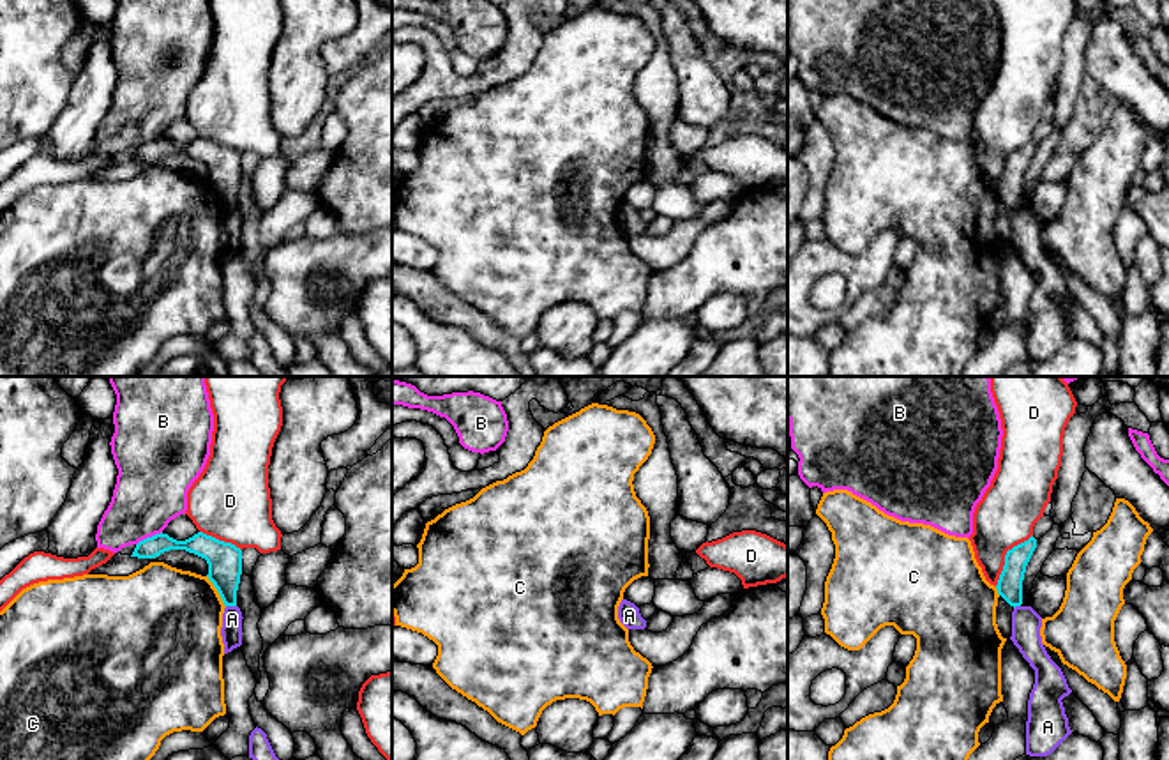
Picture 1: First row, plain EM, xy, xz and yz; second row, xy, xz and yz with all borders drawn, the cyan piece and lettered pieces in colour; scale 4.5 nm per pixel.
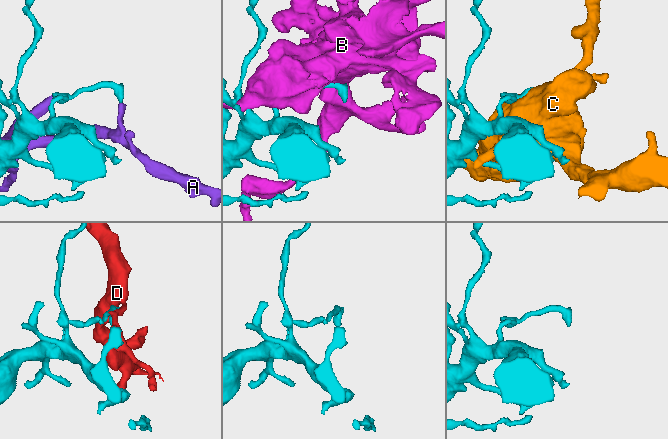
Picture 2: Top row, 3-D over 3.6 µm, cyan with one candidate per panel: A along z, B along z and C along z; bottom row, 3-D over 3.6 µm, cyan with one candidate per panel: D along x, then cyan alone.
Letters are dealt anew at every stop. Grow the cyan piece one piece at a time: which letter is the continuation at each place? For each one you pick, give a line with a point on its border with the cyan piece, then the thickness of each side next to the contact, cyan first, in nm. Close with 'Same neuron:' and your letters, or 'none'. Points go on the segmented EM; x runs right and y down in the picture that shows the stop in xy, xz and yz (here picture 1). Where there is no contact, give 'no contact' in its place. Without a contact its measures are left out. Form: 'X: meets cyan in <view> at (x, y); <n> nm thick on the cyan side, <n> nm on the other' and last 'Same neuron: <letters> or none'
Same neuron: none

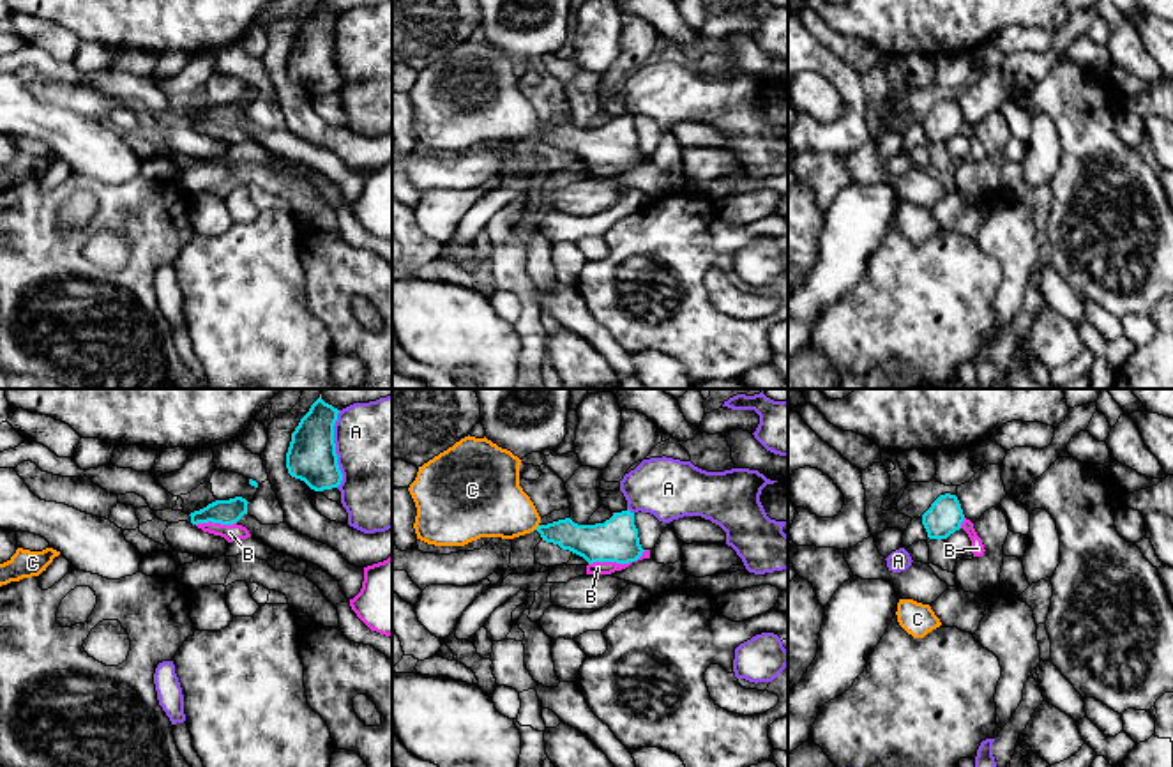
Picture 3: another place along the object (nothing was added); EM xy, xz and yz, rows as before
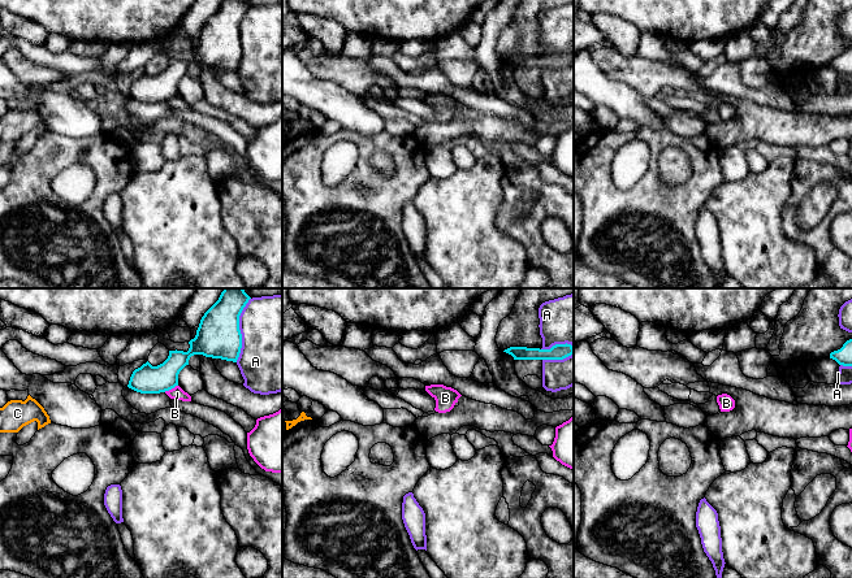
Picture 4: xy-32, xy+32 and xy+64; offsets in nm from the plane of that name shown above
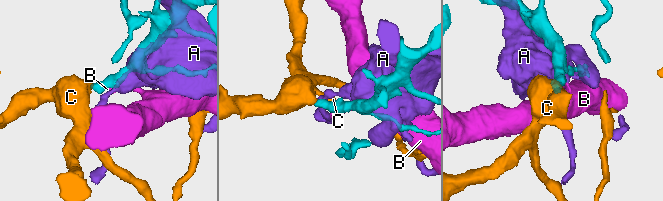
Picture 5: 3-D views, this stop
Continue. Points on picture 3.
C: meets cyan in xz at (537, 527); 160 nm thick on the cyan side, 320 nm on the other
Same neuron: C

